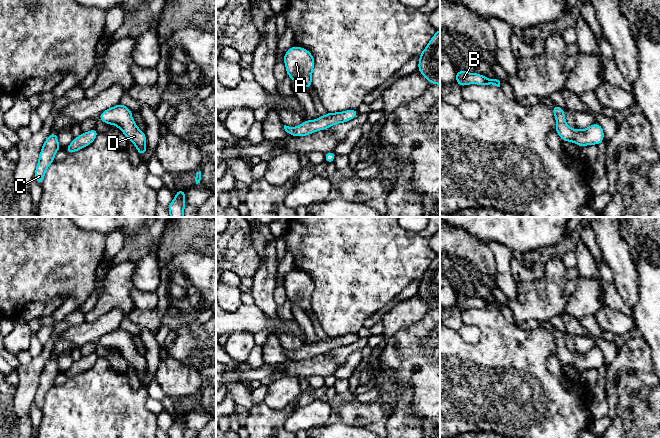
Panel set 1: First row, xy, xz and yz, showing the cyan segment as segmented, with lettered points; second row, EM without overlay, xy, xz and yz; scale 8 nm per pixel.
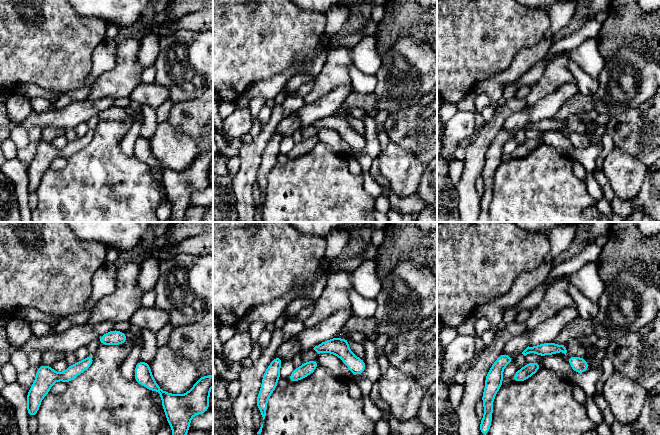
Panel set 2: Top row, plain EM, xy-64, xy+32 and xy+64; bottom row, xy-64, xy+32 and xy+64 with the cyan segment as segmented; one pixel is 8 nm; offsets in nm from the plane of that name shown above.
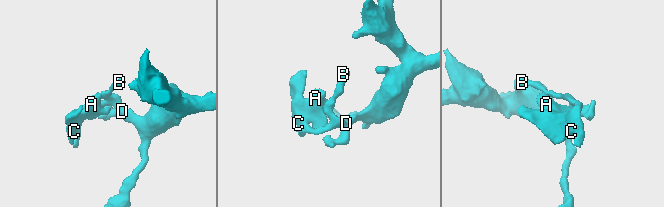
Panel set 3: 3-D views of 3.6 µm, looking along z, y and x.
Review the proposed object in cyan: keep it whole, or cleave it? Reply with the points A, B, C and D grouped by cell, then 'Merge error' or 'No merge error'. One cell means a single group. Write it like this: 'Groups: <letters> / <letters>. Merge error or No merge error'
Groups: A B C D. No merge error

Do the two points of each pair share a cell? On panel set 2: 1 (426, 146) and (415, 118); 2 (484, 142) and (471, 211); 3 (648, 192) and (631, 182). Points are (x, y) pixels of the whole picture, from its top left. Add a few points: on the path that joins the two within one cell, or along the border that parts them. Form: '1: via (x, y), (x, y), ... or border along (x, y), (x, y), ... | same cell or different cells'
1: via (426, 139), (426, 129), (422, 125) | same cell
2: via (475, 159), (473, 169), (469, 175), (469, 194) | same cell
3: border along (648, 167), (644, 181), (633, 198) | different cells

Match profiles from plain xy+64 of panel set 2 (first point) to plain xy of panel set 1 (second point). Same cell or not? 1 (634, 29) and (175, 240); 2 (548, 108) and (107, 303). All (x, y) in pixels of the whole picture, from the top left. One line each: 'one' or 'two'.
1: one
2: two

